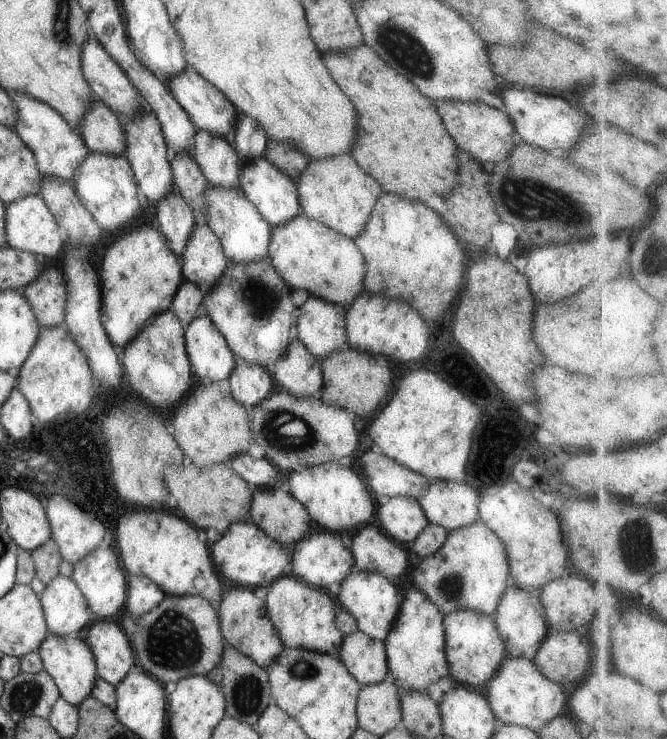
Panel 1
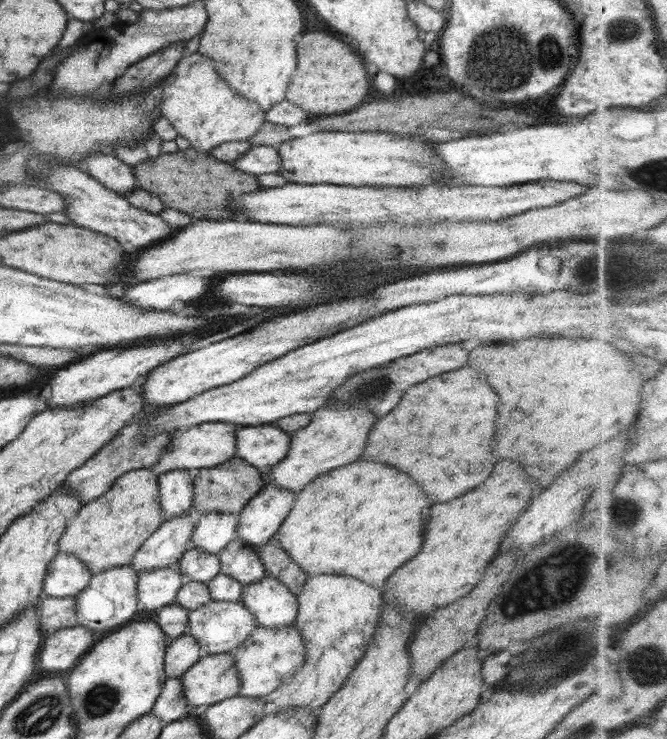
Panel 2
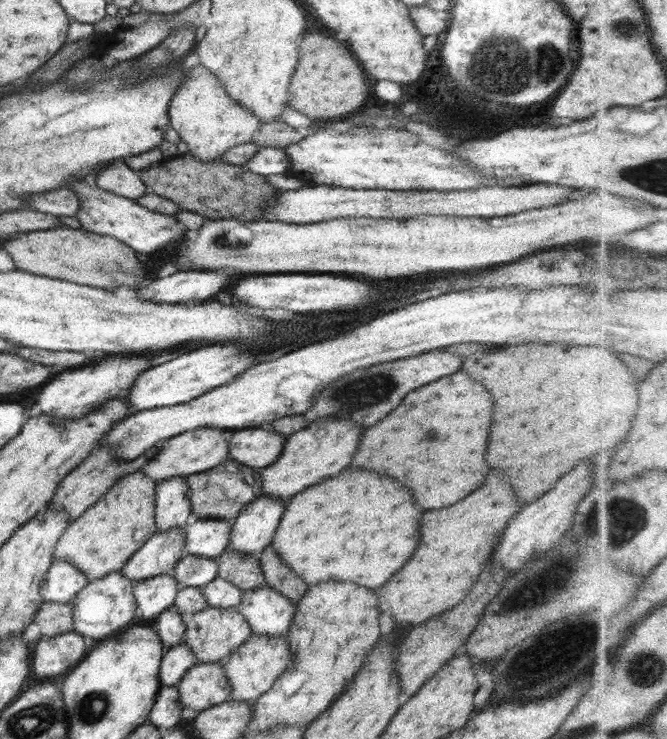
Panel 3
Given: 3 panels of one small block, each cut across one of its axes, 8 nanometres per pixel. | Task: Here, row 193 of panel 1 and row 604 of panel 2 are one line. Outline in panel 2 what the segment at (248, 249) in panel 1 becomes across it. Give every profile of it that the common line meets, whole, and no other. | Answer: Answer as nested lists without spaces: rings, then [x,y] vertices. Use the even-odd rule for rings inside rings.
[[[211,601],[189,611],[187,634],[194,636],[205,655],[224,654],[240,646],[259,624],[242,602]]]

